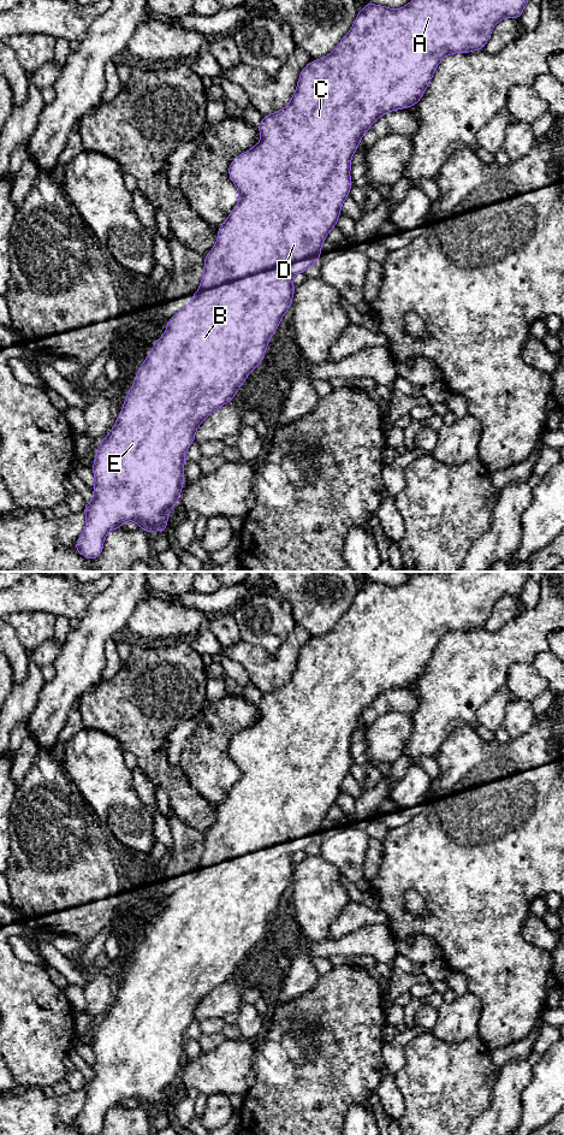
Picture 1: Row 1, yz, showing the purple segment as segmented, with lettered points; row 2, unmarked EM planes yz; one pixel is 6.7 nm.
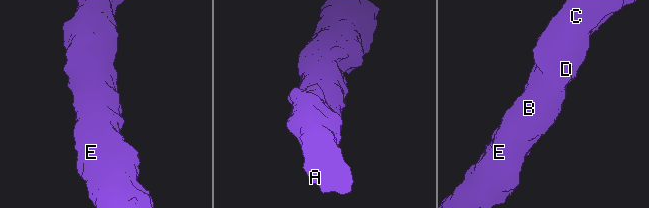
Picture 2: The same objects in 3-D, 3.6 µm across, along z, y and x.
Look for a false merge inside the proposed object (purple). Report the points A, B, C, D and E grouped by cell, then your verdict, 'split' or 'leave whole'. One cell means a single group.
A B C D E; leave whole

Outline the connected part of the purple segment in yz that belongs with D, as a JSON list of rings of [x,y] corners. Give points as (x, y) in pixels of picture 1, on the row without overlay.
[[[432,572],[418,574],[398,587],[392,587],[382,583],[367,580],[358,589],[350,609],[340,617],[334,628],[317,638],[311,638],[299,651],[297,666],[289,682],[272,692],[263,693],[257,703],[261,717],[249,728],[237,733],[228,744],[228,753],[239,770],[239,780],[230,790],[225,800],[218,805],[218,817],[213,827],[204,833],[203,853],[200,867],[192,871],[192,877],[167,899],[166,909],[155,920],[150,930],[137,947],[135,960],[127,968],[124,983],[119,991],[113,1006],[101,1018],[96,1028],[91,1048],[95,1054],[95,1063],[91,1066],[94,1077],[85,1081],[84,1093],[87,1103],[76,1119],[75,1127],[84,1135],[99,1135],[103,1128],[106,1112],[123,1101],[133,1098],[147,1112],[153,1109],[166,1110],[167,1098],[171,1087],[178,1082],[178,1077],[185,1059],[184,1042],[185,1031],[195,1019],[195,1011],[198,1004],[218,986],[228,981],[242,965],[247,954],[263,939],[266,927],[271,915],[277,909],[281,895],[291,886],[295,863],[293,853],[304,851],[307,846],[320,839],[321,824],[330,809],[336,804],[342,793],[340,786],[352,765],[350,747],[354,731],[360,723],[363,713],[384,692],[396,687],[415,685],[426,670],[435,646],[449,632],[469,631],[483,627],[495,602],[504,596],[518,597],[530,578],[530,572]]]

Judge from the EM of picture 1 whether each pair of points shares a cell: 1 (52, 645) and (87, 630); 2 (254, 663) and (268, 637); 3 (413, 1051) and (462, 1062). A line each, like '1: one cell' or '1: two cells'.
1: two cells
2: two cells
3: one cell

